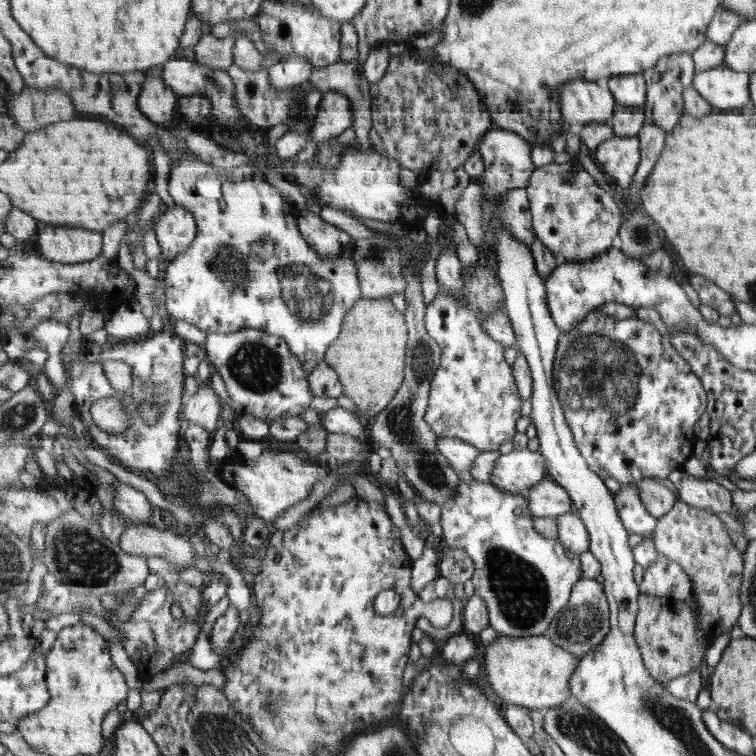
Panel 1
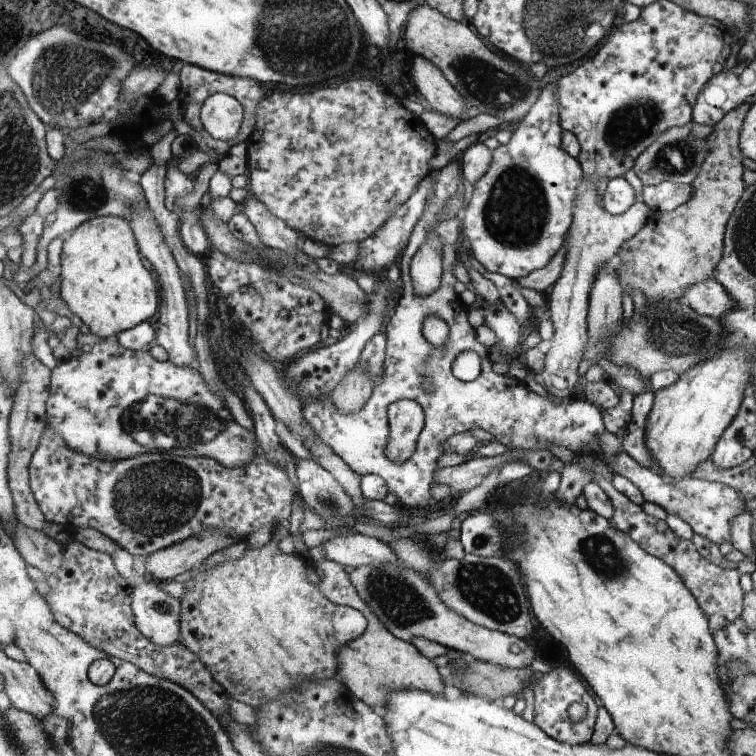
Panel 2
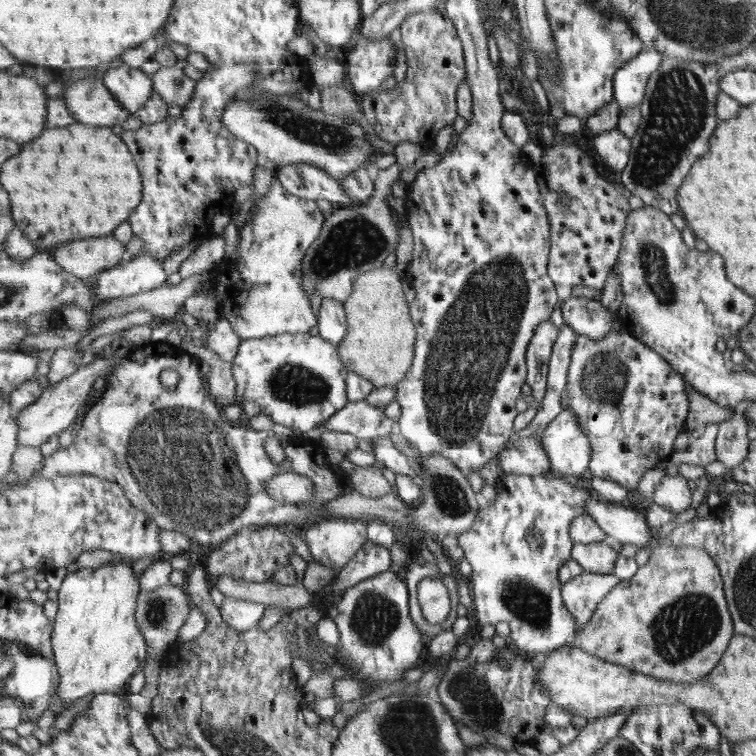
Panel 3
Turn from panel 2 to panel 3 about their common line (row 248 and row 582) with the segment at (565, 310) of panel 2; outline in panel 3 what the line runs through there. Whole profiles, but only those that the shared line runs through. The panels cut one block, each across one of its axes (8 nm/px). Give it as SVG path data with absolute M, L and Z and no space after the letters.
M585 572L562 586L562 597L575 615L579 628L591 620L599 603L622 581L614 572L599 574Z

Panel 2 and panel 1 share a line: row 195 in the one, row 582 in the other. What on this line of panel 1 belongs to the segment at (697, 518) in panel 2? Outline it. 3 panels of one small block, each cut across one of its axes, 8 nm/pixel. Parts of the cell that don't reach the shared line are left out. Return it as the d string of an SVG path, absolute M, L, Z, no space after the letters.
M439 577L433 583L427 584L425 588L419 593L421 599L426 603L433 602L433 600L449 599L454 604L454 618L447 628L437 628L431 624L427 617L421 617L418 620L417 628L428 634L433 640L447 641L455 634L460 634L461 628L464 626L464 608L466 607L466 599L457 598L453 593L453 582L447 577Z

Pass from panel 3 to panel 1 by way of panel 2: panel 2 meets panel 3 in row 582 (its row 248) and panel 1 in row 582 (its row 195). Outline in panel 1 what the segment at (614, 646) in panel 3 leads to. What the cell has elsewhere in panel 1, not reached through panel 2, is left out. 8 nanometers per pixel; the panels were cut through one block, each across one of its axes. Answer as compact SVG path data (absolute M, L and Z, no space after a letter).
M681 500L677 501L665 516L658 519L658 526L652 536L660 554L665 554L667 558L679 563L690 576L693 581L693 597L695 597L694 606L691 607L687 607L683 600L672 600L669 597L651 596L651 594L641 593L638 600L640 606L635 636L639 649L651 676L668 684L695 669L700 670L701 662L706 660L707 650L715 643L715 639L738 625L743 610L739 590L743 586L744 551L735 544L727 524L717 516L716 512L691 506Z

